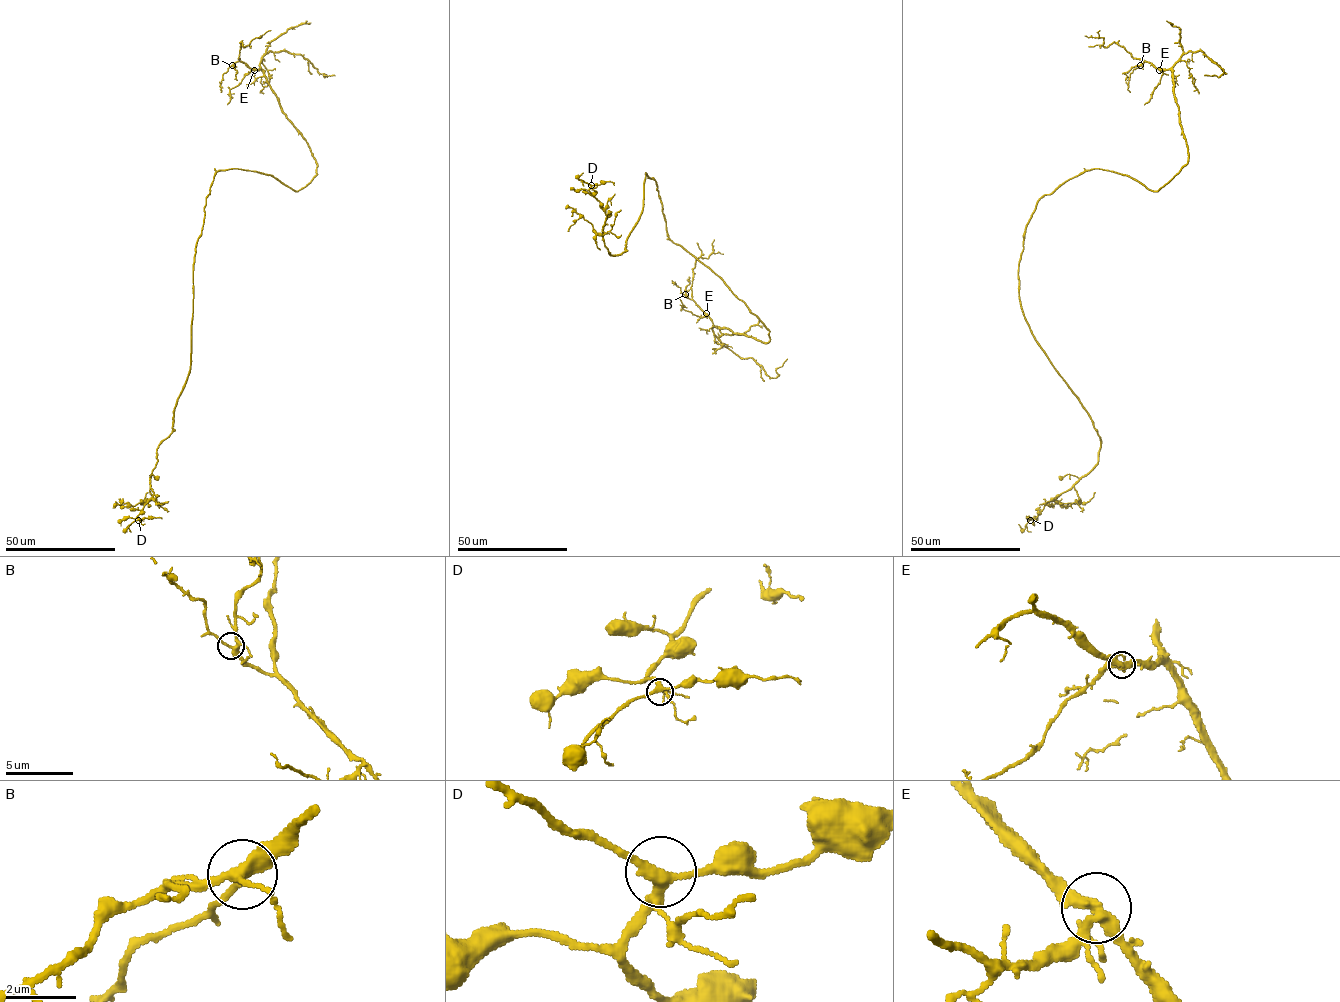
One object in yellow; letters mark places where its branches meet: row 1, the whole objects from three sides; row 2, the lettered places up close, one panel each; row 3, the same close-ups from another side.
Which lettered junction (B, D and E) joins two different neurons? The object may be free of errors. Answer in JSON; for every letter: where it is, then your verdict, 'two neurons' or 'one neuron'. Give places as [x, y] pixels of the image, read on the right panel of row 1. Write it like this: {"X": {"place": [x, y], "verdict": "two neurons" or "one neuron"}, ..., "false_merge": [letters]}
{"B": {"place": [1140, 65], "verdict": "one neuron"}, "D": {"place": [1030, 520], "verdict": "one neuron"}, "E": {"place": [1159, 70], "verdict": "one neuron"}, "false_merge": []}

